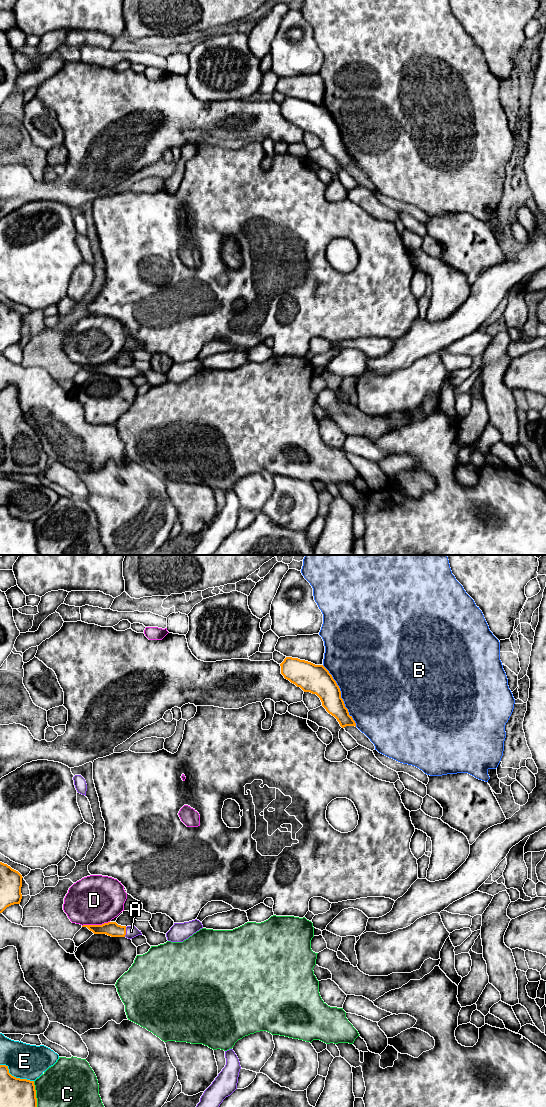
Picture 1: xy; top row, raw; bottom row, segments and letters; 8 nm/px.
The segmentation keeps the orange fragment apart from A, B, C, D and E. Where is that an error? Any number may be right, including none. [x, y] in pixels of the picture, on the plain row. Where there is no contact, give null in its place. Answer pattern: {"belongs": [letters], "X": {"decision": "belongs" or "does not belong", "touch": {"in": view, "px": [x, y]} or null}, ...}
{"belongs": ["A"], "A": {"decision": "belongs", "touch": {"in": "xy", "px": [125, 372]}}, "B": {"decision": "does not belong", "touch": {"in": "xy", "px": [340, 136]}}, "C": {"decision": "does not belong", "touch": {"in": "xy", "px": [36, 538]}}, "D": {"decision": "does not belong", "touch": {"in": "xy", "px": [95, 365]}}, "E": {"decision": "does not belong", "touch": {"in": "xy", "px": [15, 517]}}}

